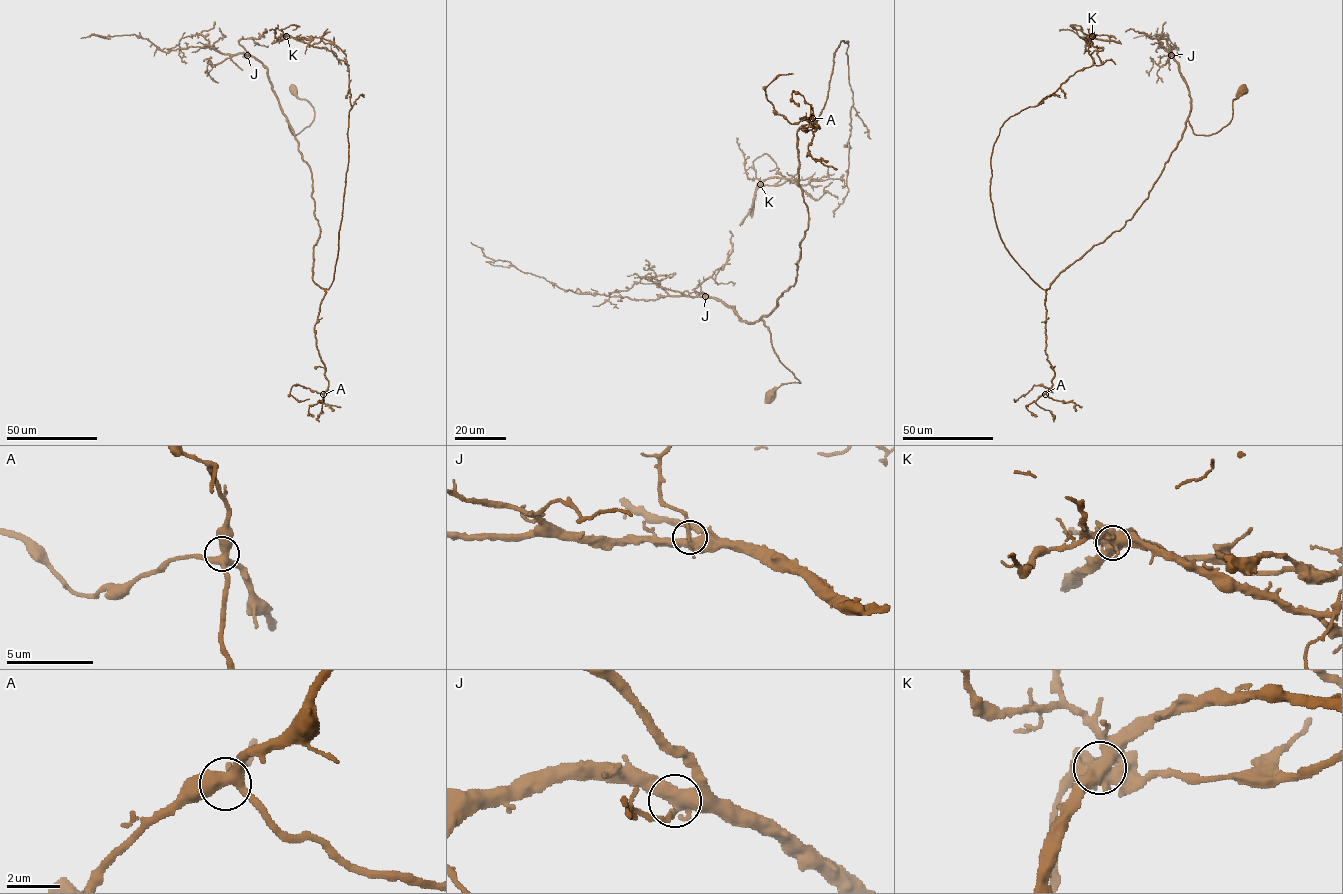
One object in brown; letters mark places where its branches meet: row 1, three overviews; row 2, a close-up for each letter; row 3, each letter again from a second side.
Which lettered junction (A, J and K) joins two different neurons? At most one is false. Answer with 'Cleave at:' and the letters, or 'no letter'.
Cleave at: K

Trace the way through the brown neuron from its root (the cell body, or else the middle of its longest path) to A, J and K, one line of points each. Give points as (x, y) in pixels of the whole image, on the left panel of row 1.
A: (292, 90), (314, 112), (296, 135), (287, 121), (320, 226), (323, 394)
J: (292, 90), (297, 97), (307, 101), (314, 112), (313, 121), (296, 135), (291, 133), (267, 68), (247, 55)
K: (292, 90), (314, 112), (296, 135), (287, 121), (327, 289), (349, 71), (331, 42), (286, 36)

